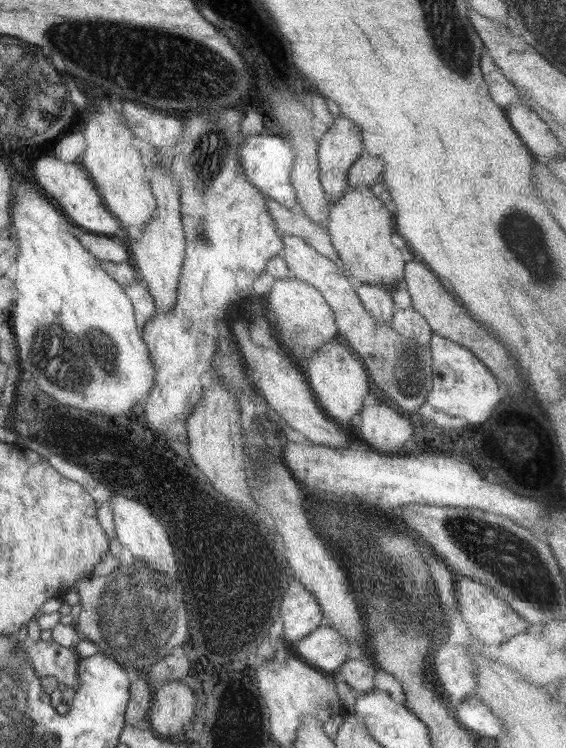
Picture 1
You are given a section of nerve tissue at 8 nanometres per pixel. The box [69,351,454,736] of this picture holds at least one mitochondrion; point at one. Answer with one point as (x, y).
(136, 617)

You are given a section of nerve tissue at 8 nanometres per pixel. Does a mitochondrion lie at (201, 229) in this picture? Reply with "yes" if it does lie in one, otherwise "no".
yes

